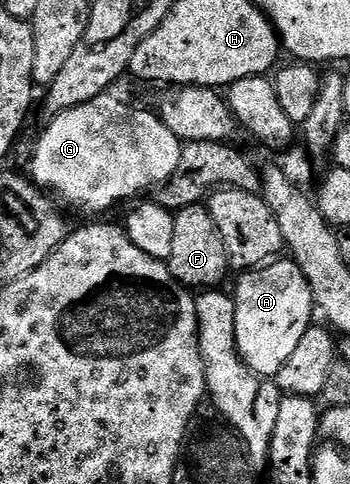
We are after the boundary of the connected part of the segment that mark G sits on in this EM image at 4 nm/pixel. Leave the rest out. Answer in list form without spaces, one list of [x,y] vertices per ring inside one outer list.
[[[115,93],[98,95],[93,101],[85,101],[85,105],[77,105],[54,116],[50,122],[44,129],[43,136],[35,143],[35,152],[31,155],[30,178],[44,191],[54,193],[60,200],[63,198],[73,210],[91,215],[87,217],[102,216],[99,215],[102,211],[107,211],[142,191],[158,189],[179,172],[184,144],[173,133],[173,129],[159,120],[154,110],[142,111],[139,107],[130,107],[129,104],[122,103]]]

